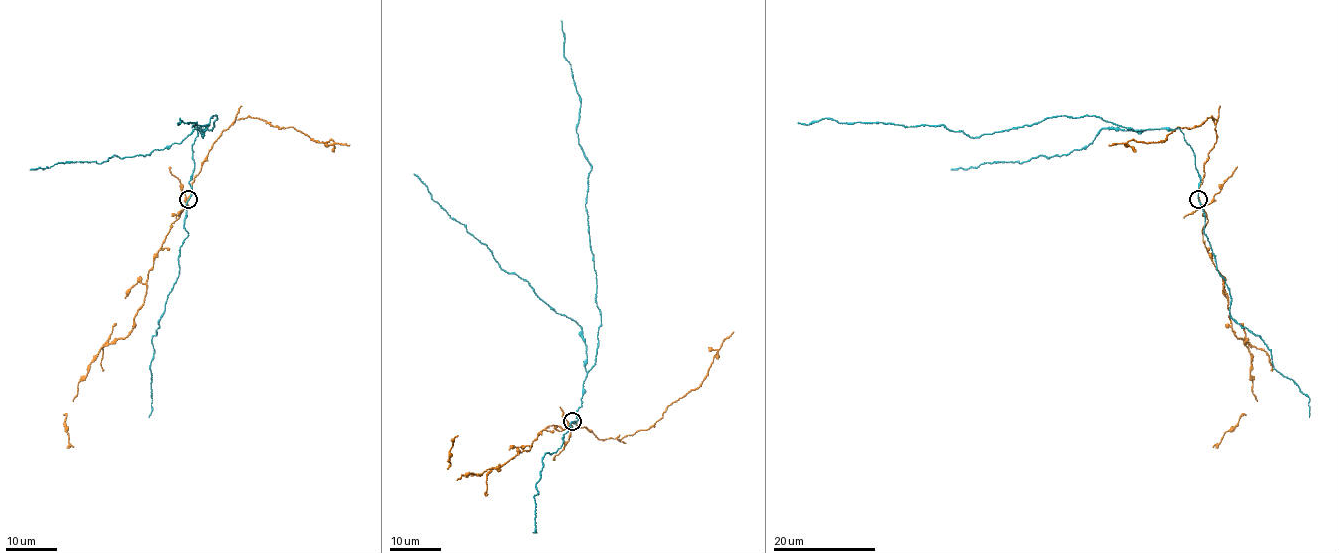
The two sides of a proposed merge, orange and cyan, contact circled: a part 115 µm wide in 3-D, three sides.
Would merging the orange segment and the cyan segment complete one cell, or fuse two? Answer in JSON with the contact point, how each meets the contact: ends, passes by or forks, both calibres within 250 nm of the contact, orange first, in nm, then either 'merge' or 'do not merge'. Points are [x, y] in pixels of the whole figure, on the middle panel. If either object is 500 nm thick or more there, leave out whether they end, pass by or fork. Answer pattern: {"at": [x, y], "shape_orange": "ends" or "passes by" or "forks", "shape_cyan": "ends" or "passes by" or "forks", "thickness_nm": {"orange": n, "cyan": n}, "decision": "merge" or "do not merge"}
{"at": [572, 421], "shape_orange": "passes by", "shape_cyan": "passes by", "thickness_nm": {"orange": 150, "cyan": 120}, "decision": "do not merge"}

